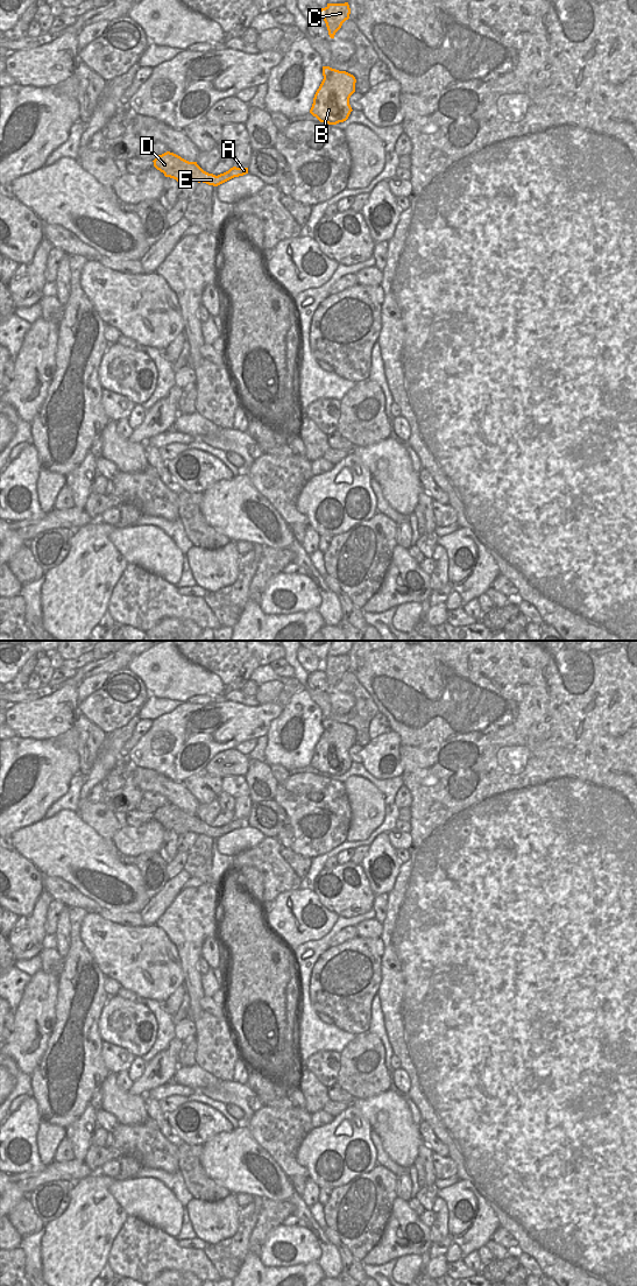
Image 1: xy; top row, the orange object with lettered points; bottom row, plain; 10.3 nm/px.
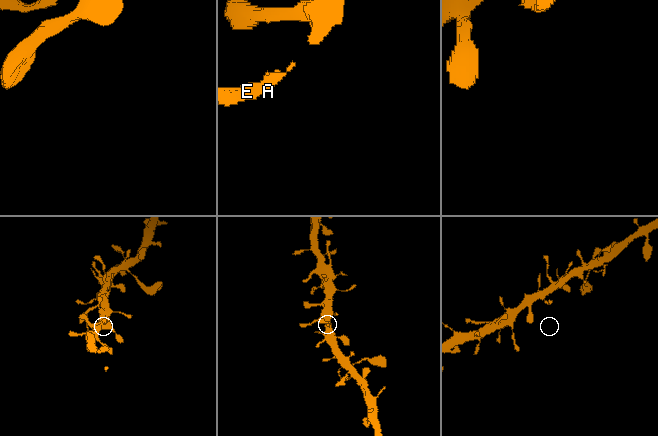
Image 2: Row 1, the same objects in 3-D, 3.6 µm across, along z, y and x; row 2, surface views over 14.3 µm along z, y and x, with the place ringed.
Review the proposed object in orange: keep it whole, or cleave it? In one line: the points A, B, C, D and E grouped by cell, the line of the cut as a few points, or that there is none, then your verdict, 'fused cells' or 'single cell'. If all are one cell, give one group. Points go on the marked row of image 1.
groups A B C D E; cut none; single cell

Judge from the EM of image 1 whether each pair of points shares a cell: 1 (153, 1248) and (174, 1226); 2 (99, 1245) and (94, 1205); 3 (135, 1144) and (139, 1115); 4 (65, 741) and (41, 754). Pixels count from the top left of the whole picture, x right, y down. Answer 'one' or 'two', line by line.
1: two
2: one
3: two
4: two

